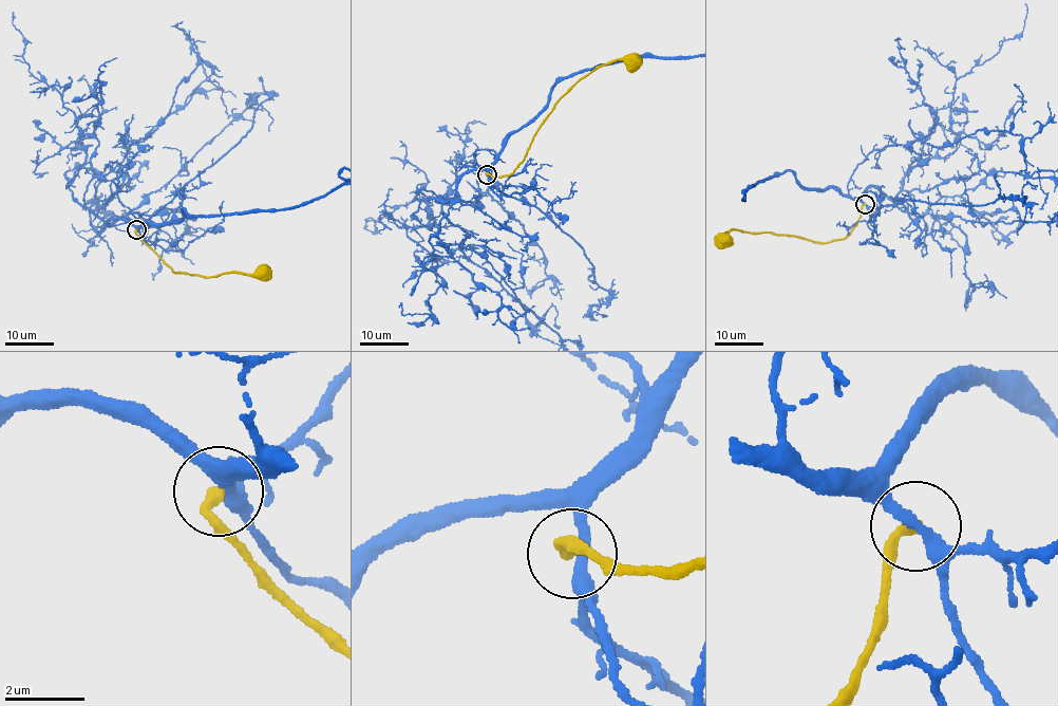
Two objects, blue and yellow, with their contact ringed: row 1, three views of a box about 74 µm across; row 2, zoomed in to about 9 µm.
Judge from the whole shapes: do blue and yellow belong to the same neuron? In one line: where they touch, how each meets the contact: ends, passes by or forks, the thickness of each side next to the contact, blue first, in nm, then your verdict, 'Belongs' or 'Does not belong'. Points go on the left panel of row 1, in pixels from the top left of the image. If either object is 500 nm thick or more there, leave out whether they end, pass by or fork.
Place: (136, 229). At the ring blue forks. At the ring yellow ends. Thickness 240 nm (blue) against 280 nm. Does not belong

